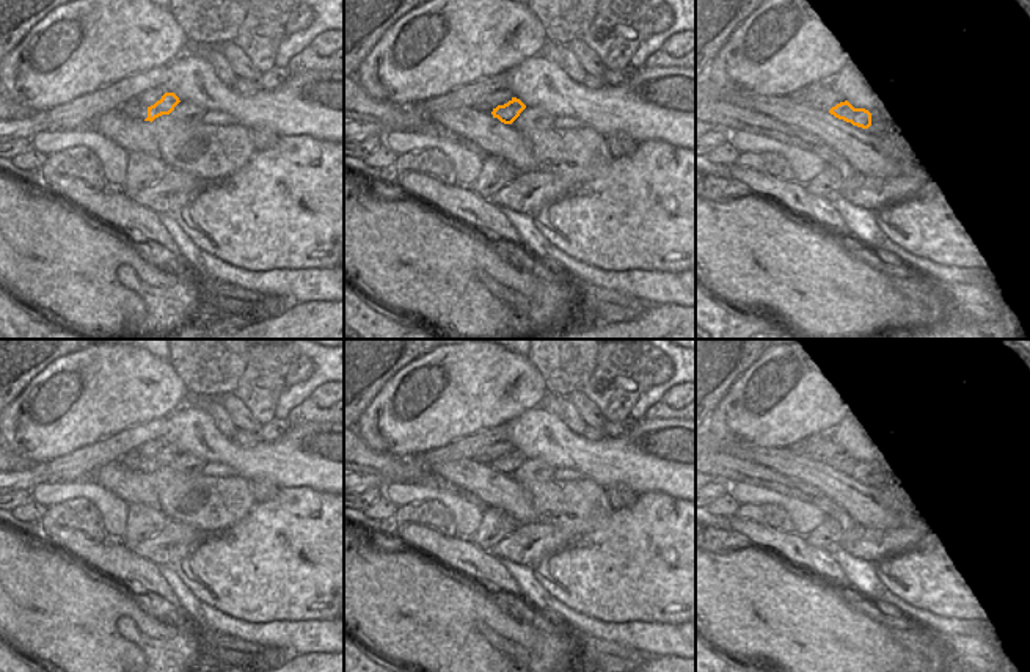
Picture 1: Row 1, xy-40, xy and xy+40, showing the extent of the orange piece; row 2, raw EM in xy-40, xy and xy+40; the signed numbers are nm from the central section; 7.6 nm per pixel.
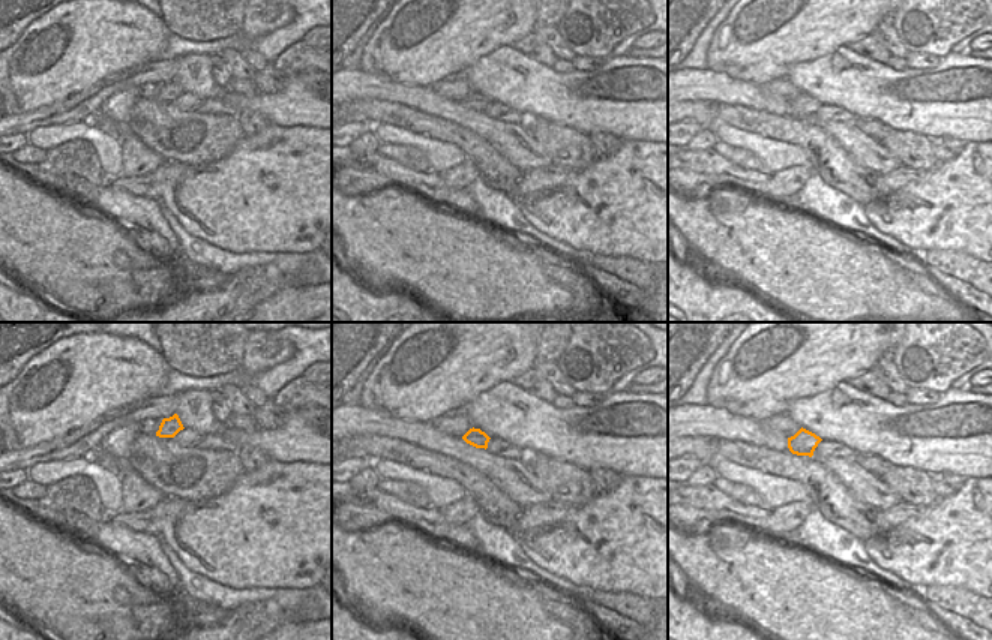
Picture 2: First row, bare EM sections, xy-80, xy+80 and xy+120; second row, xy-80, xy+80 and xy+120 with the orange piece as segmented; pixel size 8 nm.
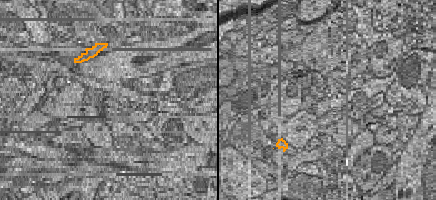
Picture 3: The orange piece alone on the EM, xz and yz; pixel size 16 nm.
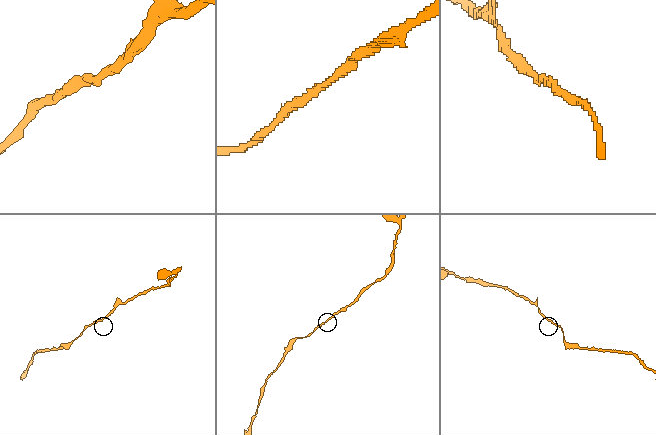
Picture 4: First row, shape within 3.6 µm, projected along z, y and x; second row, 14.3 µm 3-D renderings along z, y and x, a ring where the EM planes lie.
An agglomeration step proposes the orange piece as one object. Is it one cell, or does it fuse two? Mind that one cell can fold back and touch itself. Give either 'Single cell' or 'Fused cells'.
Single cell.

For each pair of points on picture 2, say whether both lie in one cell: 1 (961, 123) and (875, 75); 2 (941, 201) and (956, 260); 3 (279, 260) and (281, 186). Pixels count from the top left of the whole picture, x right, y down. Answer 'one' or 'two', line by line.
1: one
2: two
3: two

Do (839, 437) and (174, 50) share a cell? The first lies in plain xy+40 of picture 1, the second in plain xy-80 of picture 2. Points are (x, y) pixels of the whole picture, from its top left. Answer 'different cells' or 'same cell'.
different cells

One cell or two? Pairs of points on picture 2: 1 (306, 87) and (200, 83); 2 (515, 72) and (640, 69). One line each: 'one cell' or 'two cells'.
1: one cell
2: one cell

